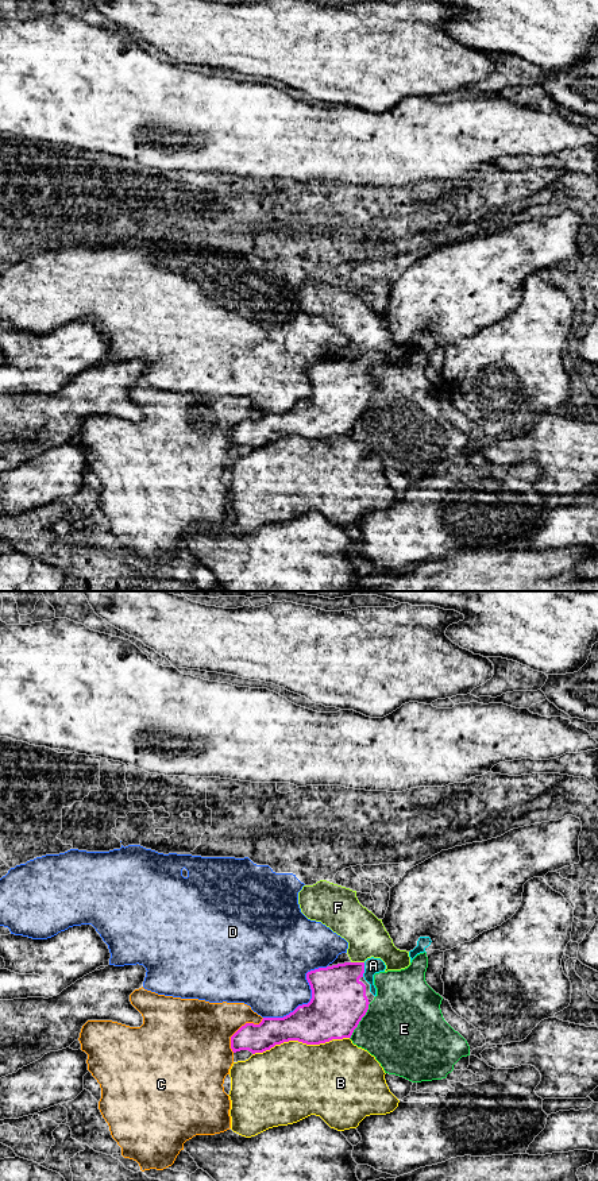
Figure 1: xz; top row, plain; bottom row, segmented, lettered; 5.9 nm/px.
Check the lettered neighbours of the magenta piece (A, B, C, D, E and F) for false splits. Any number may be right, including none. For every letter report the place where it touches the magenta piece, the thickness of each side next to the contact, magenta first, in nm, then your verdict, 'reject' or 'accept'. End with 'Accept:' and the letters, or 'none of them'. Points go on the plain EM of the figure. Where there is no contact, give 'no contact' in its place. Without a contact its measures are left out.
A: xz (363, 365) | 320/100 nm | accept
B: xz (300, 436) | 300/460 nm | reject
C: xz (239, 424) | 180/400 nm | reject
D: xz (311, 396) | 320/400 nm | reject
E: xz (361, 415) | 320/460 nm | reject
F: xz (358, 358) | 320/240 nm | reject
Accept: A

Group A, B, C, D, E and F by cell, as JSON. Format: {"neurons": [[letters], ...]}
{"neurons": [["A"], ["B"], ["C"], ["D"], ["E", "F"]]}

